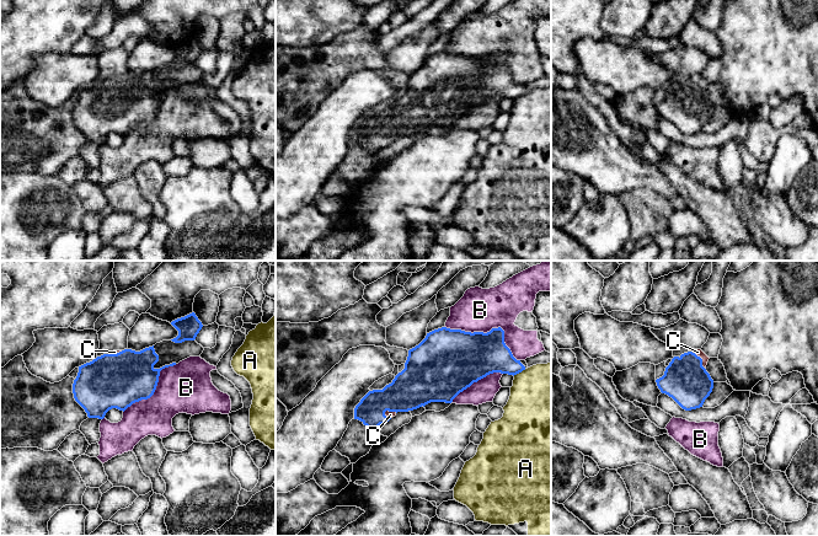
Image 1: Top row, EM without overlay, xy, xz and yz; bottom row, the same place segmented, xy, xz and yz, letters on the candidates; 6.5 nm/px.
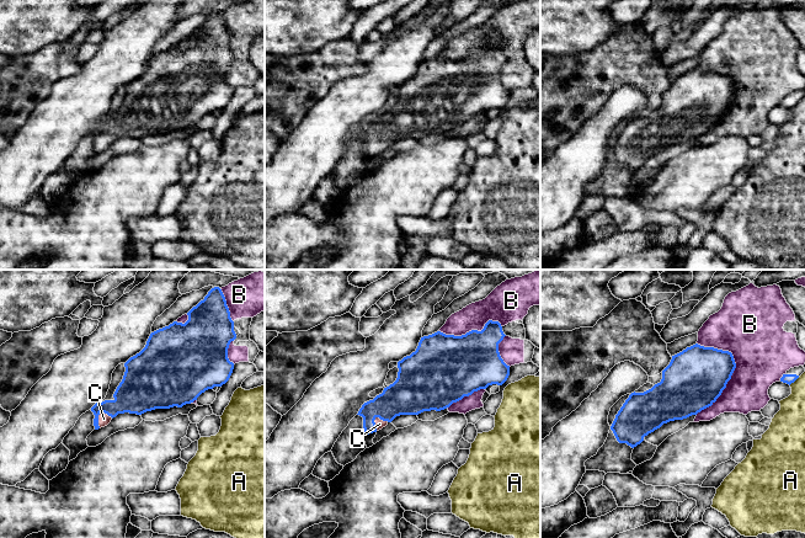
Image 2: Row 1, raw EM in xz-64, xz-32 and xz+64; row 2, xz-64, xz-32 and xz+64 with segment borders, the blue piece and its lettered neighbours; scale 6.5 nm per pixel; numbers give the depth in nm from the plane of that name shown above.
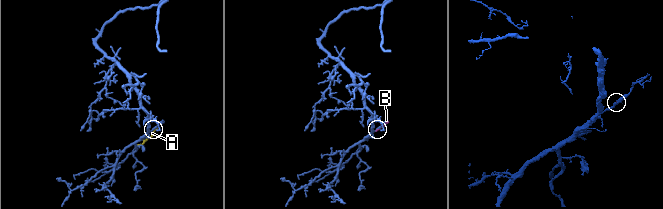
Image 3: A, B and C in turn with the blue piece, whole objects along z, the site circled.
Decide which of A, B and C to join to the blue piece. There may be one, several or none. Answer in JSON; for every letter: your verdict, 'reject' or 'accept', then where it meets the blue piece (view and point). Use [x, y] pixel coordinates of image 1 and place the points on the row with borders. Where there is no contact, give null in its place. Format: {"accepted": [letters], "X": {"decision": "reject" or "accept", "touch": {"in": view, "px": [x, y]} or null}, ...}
{"accepted": ["C"], "A": {"decision": "reject", "touch": {"in": "xz", "px": [519, 371]}}, "B": {"decision": "reject", "touch": {"in": "xz", "px": [490, 331]}}, "C": {"decision": "accept", "touch": {"in": "yz", "px": [701, 359]}}}

